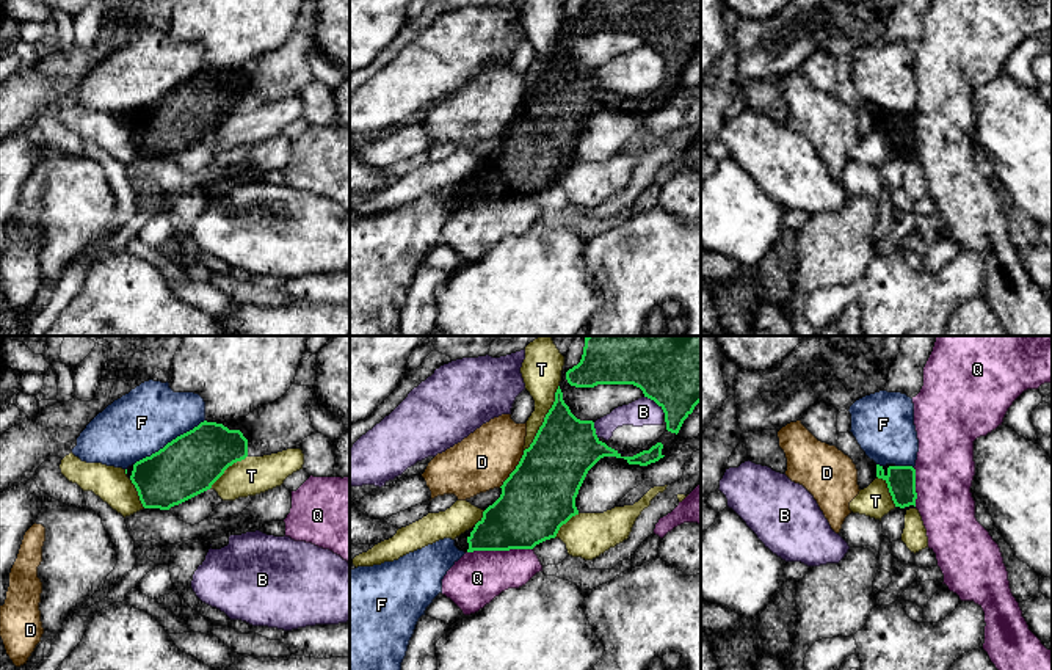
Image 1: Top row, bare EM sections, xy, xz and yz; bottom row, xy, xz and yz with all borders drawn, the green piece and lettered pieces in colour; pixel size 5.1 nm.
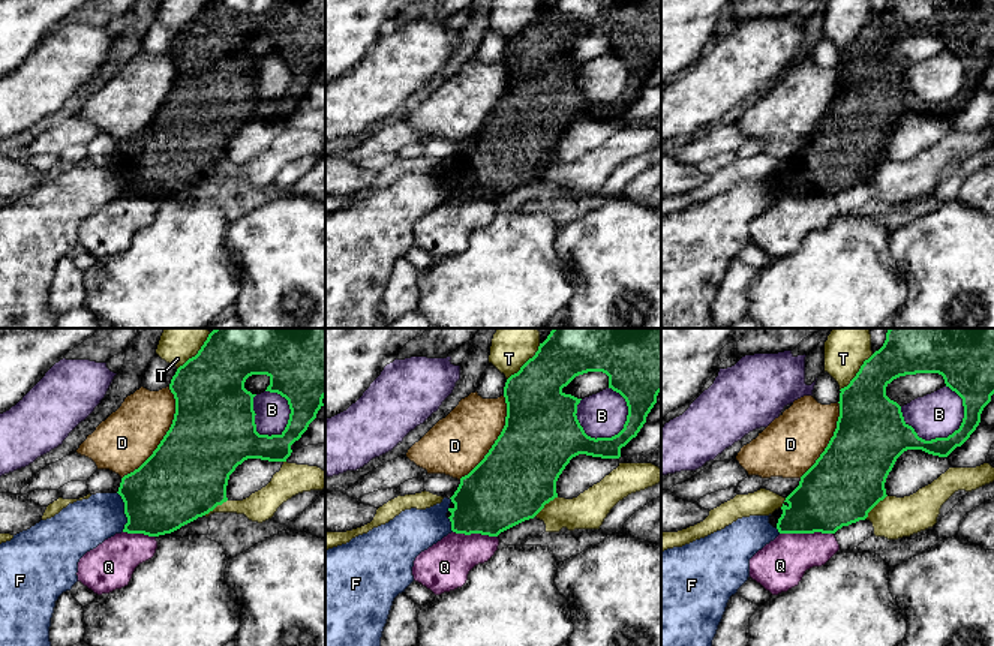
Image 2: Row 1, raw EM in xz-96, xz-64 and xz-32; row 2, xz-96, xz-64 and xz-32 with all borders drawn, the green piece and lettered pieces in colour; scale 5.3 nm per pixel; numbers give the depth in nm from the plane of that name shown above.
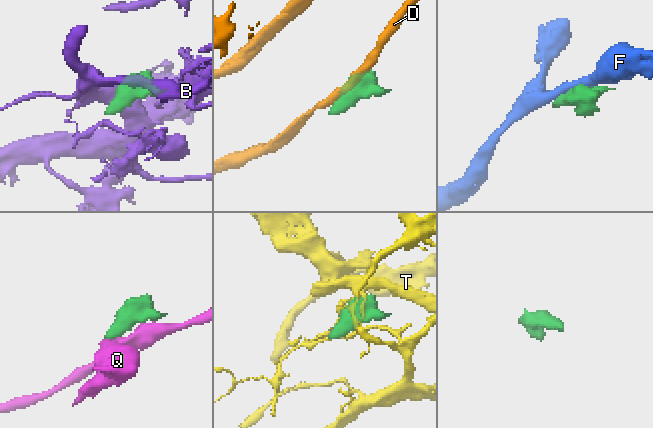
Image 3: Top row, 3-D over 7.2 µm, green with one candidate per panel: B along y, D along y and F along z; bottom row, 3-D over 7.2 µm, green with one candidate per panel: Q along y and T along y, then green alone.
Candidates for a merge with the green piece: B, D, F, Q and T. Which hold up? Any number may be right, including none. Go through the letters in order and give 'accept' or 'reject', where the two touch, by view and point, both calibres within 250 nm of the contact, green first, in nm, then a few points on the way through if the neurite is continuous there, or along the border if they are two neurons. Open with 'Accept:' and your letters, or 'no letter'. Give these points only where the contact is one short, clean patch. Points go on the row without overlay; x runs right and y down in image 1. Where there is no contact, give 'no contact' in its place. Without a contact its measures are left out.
Accept: no letter
B: reject; meets green in xz at (656, 50); 300 nm thick on the green side, 140 nm on the other
D: reject; meets green in xz at (515, 118); 380 nm thick on the green side, 300 nm on the other
F: reject; meets green in xy at (168, 91); 300 nm thick on the green side, 340 nm on the other
Q: reject; meets green in xz at (499, 198); 340 nm thick on the green side, 280 nm on the other; border along xz (532, 196), (474, 198), (467, 201)
T: reject; meets green in xz at (544, 66); 320 nm thick on the green side, 200 nm on the other

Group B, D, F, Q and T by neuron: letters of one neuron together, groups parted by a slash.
B / D / F / Q / T

